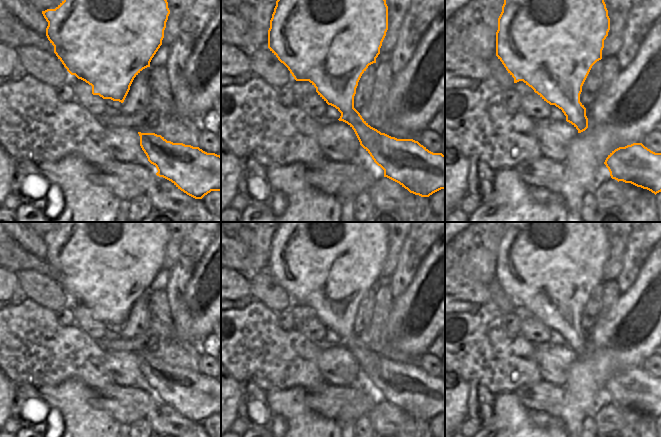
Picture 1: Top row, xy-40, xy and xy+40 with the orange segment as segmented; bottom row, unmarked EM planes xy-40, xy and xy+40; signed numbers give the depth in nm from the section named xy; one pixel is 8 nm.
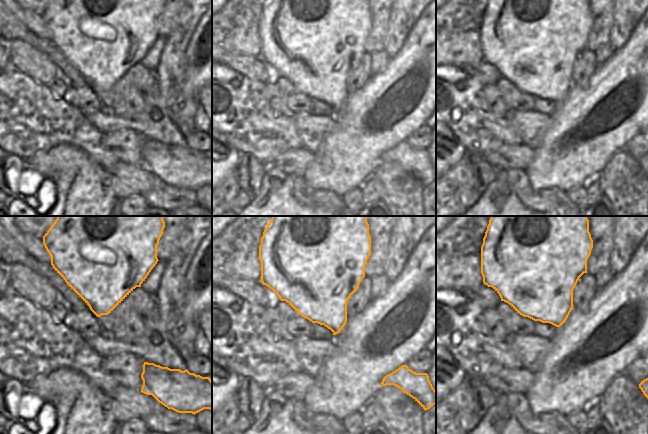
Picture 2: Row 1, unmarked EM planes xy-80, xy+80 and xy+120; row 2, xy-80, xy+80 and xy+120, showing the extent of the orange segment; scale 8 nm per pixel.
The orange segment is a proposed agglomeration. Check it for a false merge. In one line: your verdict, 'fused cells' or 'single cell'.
single cell

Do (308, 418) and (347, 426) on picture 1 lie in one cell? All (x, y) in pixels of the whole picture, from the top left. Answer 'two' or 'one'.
two

